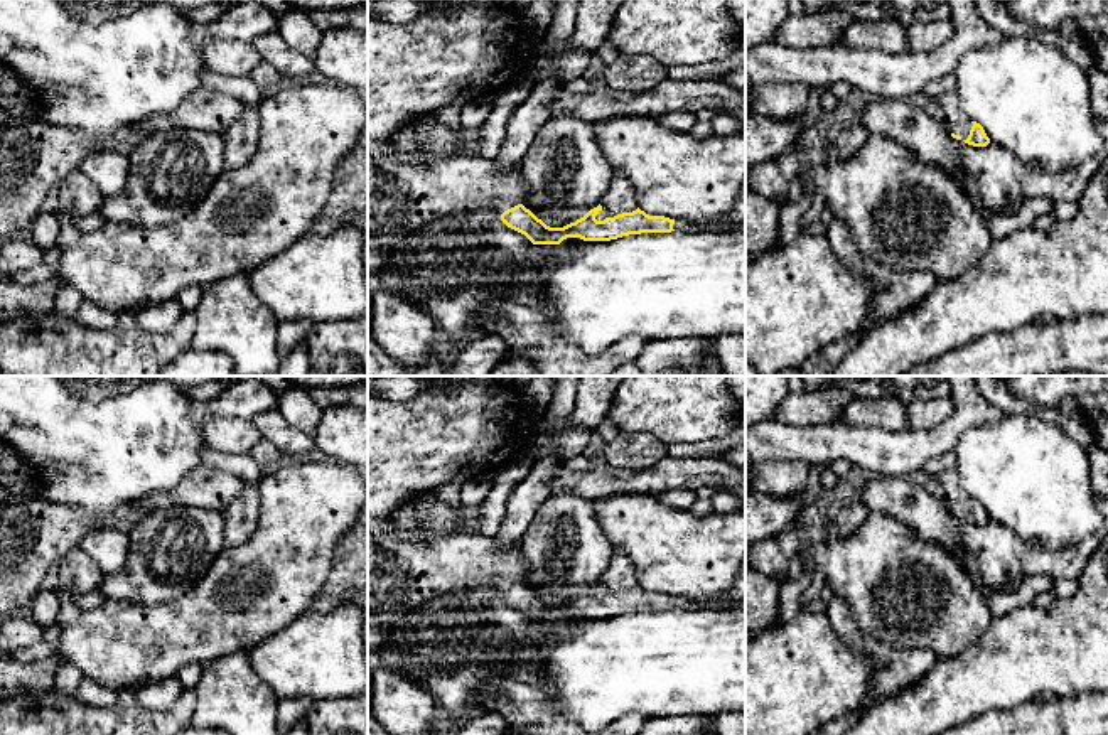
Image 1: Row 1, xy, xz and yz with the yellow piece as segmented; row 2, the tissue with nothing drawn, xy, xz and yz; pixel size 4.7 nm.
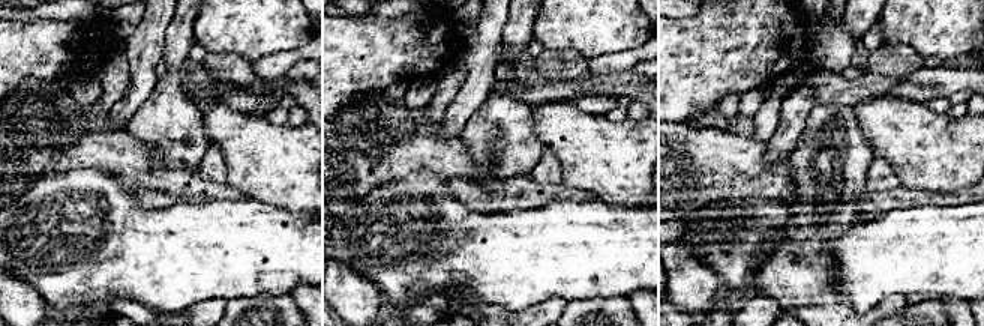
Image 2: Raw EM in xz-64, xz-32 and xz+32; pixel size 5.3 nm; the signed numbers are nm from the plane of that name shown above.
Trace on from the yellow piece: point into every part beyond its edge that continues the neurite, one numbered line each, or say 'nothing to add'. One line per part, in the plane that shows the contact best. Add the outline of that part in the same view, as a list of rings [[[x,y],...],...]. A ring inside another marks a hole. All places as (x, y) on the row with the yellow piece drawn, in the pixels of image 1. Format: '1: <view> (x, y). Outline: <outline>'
1: xz (678, 226). Outline: [[[675,221],[673,229],[675,231],[681,231],[681,233],[700,233],[700,231],[707,231],[705,226],[690,226],[690,224],[681,223],[681,221]]]
2: yz (945, 108). Outline: [[[956,93],[928,98],[924,110],[928,116],[938,121],[948,133],[960,135],[961,140],[968,138],[973,123],[963,113]]]

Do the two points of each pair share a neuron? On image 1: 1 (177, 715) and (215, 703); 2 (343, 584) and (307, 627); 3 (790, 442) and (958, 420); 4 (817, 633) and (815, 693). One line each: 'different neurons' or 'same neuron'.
1: different neurons
2: different neurons
3: same neuron
4: same neuron

